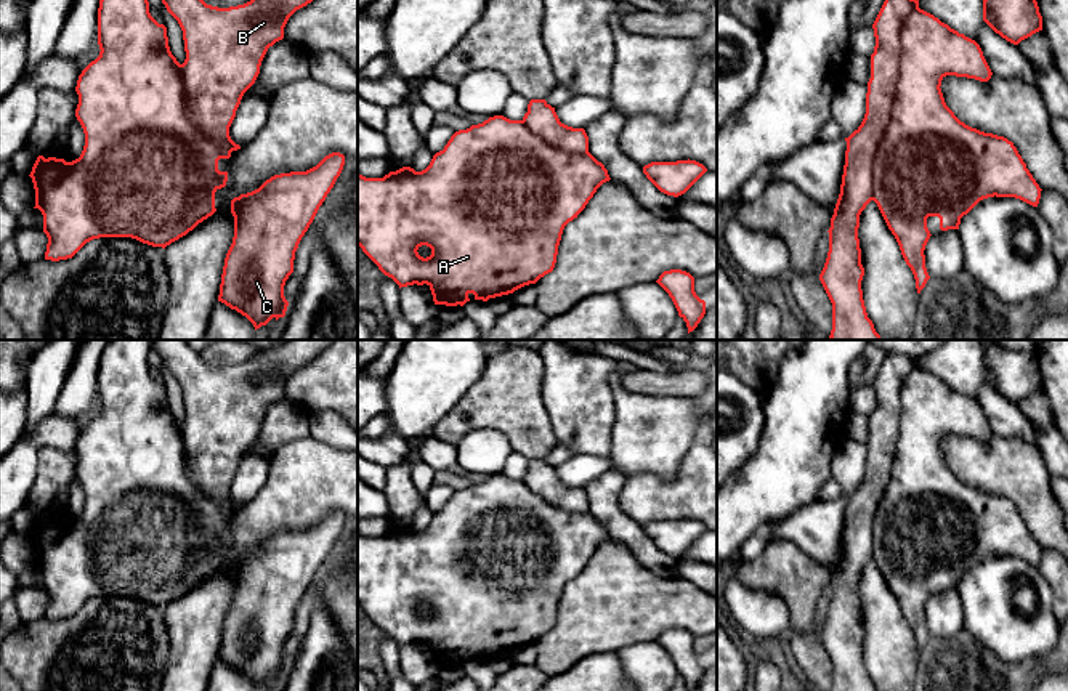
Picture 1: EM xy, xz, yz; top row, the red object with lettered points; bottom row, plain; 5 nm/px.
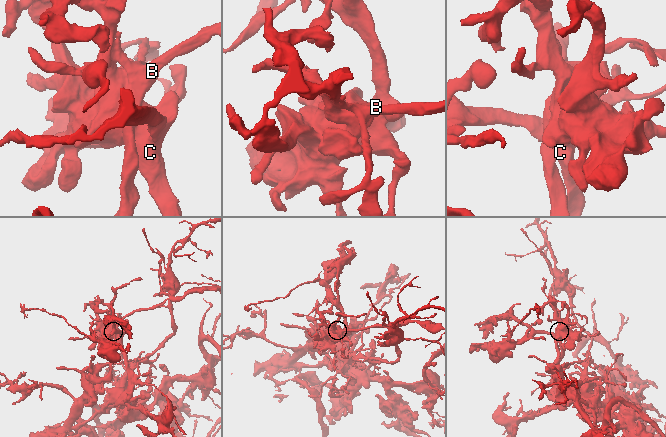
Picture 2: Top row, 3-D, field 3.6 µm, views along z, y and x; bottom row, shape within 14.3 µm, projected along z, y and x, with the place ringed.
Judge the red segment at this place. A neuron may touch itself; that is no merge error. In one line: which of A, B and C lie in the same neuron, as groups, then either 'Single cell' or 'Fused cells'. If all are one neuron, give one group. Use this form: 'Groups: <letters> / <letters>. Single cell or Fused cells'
Groups: A C / B. Fused cells

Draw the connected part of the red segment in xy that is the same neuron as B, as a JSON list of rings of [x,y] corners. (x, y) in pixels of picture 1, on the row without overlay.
[[[184,340],[151,341],[183,390],[188,476],[212,500],[225,500],[268,407],[284,398],[289,377],[335,340],[285,340],[229,367],[207,364]]]

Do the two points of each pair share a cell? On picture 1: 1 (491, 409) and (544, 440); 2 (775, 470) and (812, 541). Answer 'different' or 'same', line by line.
1: same
2: different

